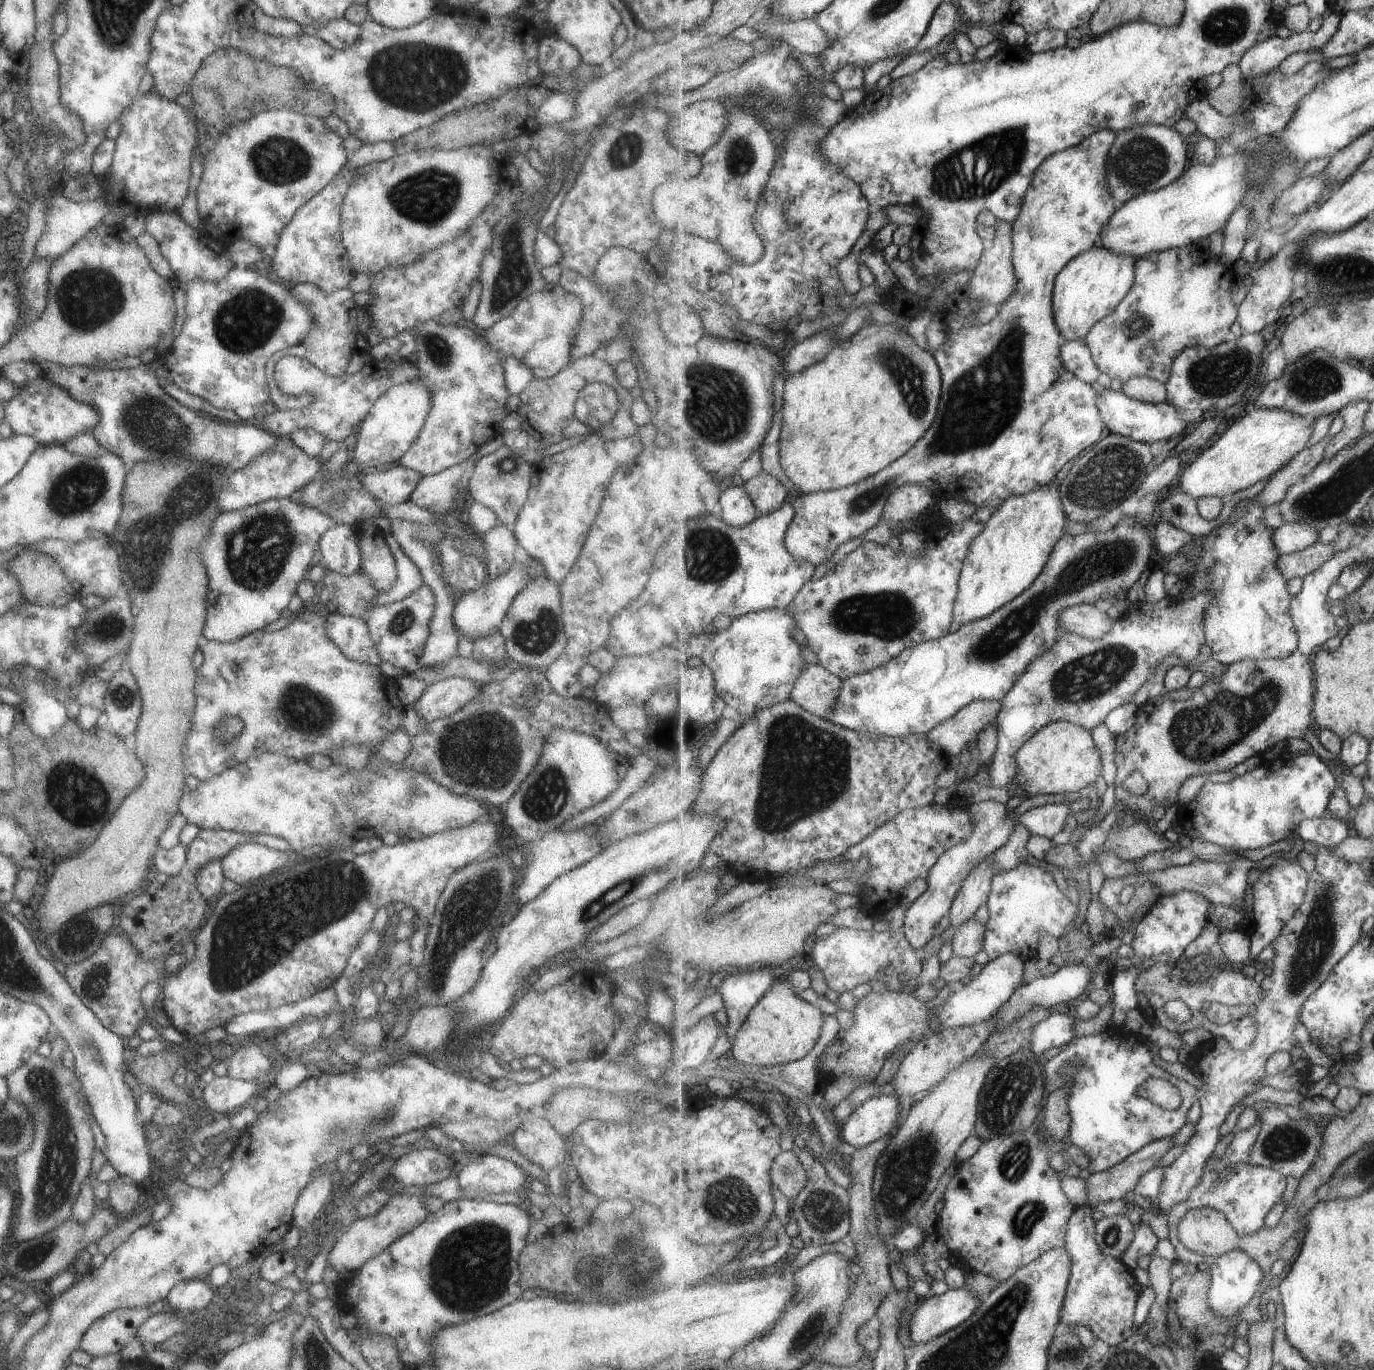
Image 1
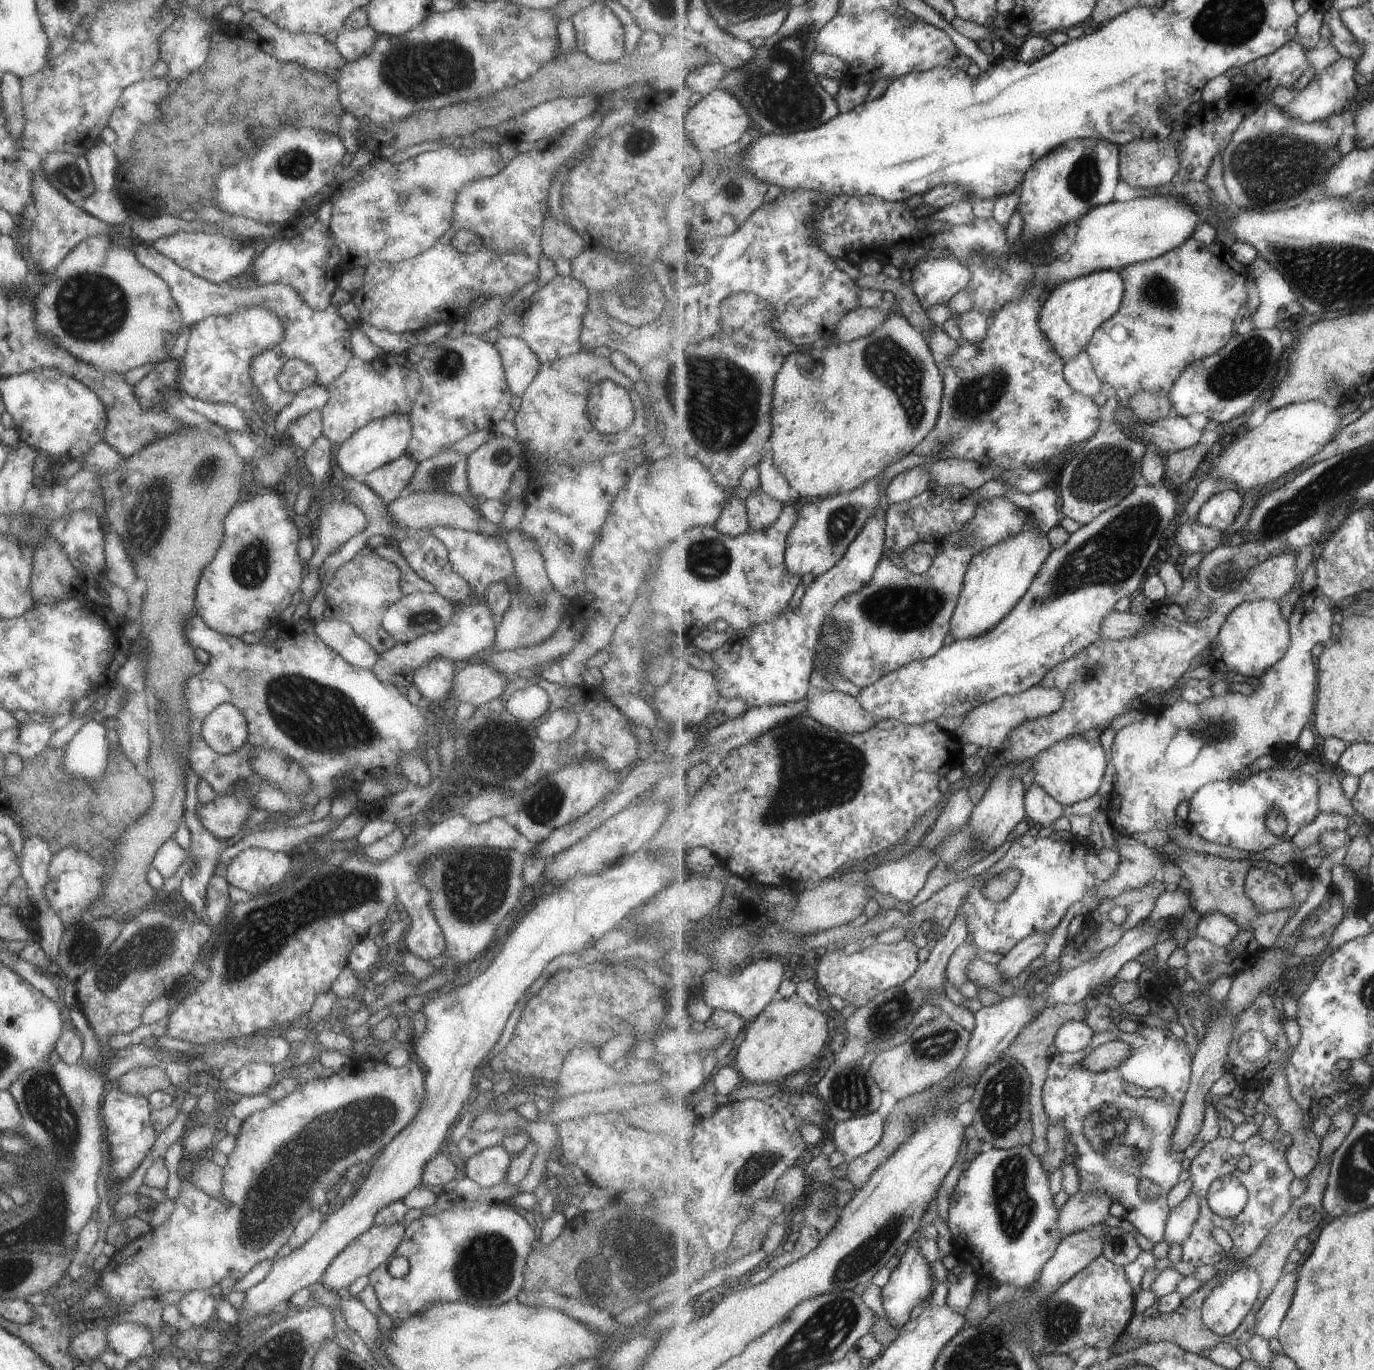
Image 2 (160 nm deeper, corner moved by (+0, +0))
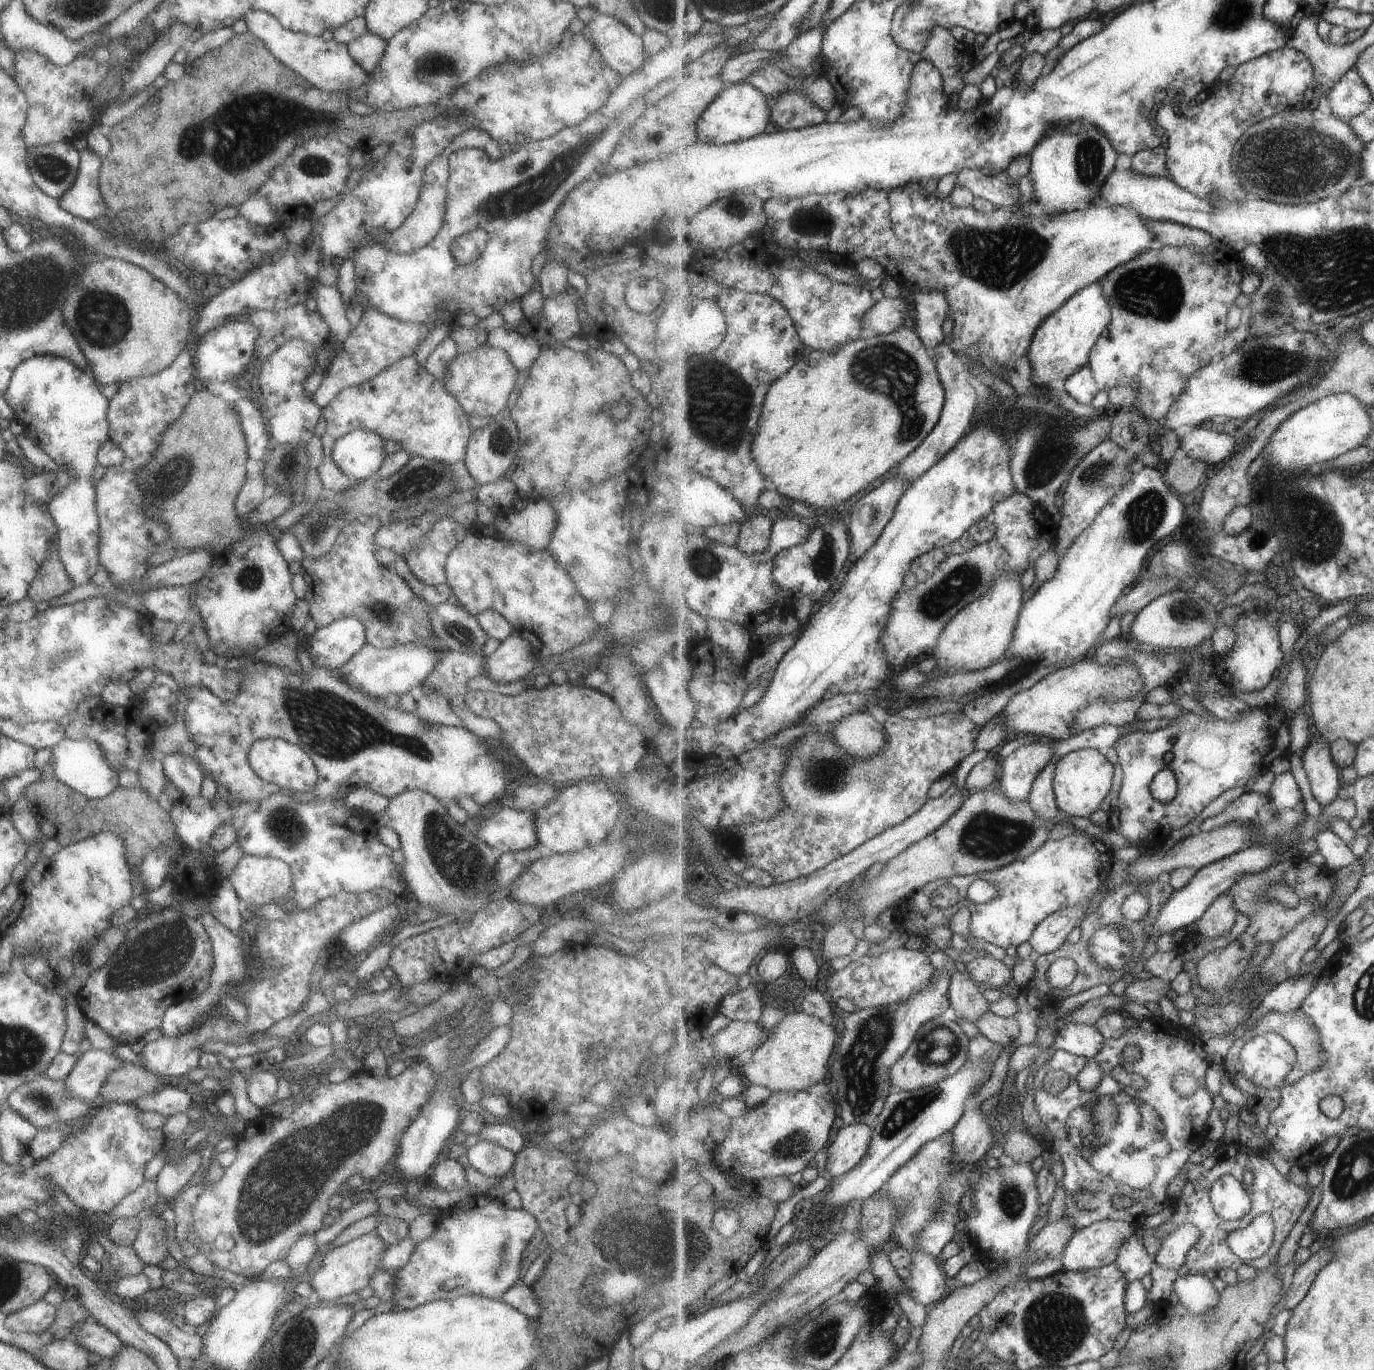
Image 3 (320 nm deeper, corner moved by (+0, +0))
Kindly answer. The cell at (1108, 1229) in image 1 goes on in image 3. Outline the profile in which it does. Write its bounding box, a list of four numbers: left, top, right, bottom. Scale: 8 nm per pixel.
[1116,1234,1155,1282]

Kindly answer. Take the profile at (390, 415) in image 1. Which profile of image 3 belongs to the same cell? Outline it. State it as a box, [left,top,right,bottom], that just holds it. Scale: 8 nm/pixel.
[329,428,387,482]

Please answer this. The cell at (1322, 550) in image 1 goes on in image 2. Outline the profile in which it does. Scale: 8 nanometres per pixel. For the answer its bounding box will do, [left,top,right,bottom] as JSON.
[998,550,1298,764]

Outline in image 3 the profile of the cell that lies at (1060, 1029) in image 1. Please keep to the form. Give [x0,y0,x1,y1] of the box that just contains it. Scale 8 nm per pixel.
[1053,1023,1105,1059]

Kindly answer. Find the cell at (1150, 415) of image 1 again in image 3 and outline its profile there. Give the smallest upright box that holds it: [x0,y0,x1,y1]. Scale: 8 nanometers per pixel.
[1180,425,1235,467]

